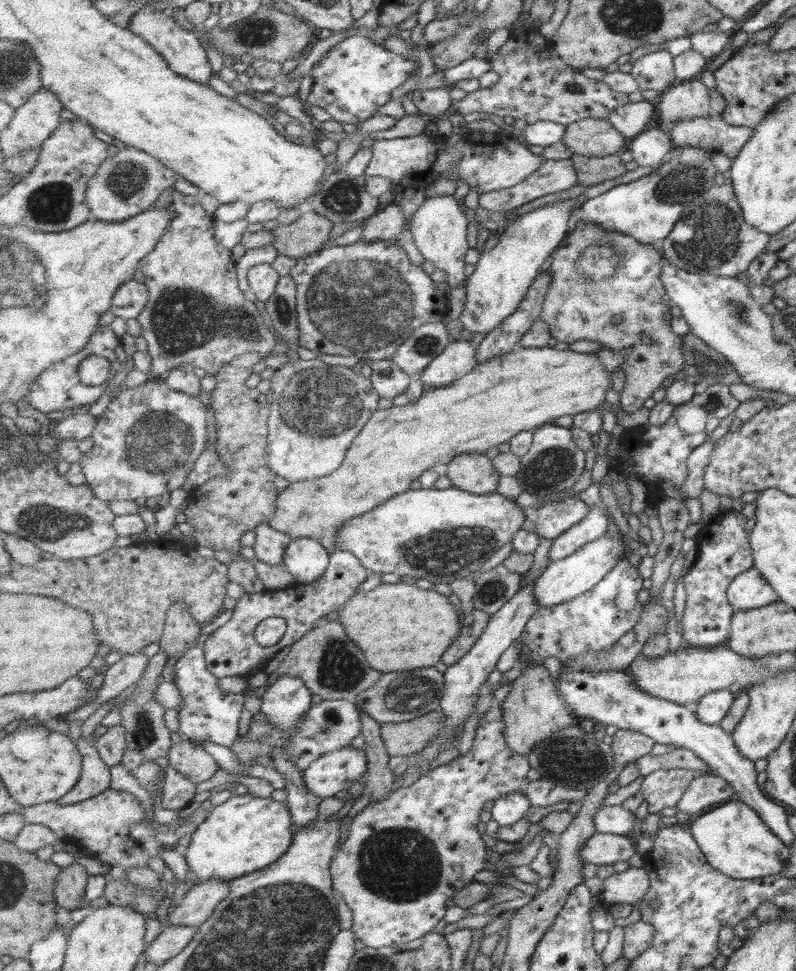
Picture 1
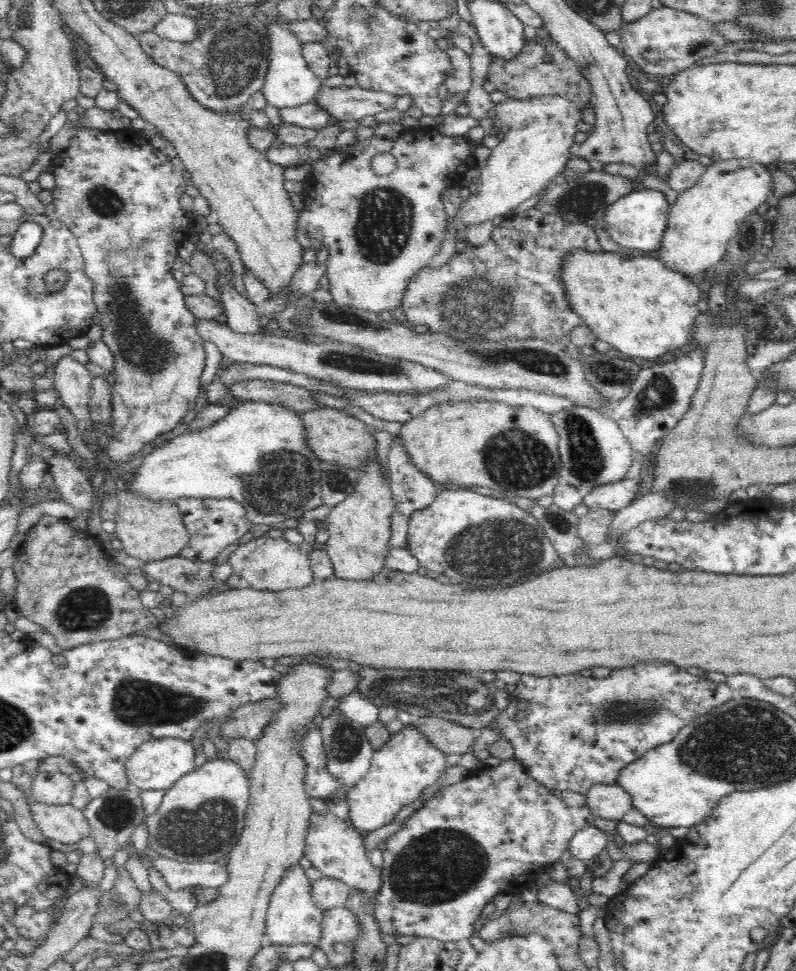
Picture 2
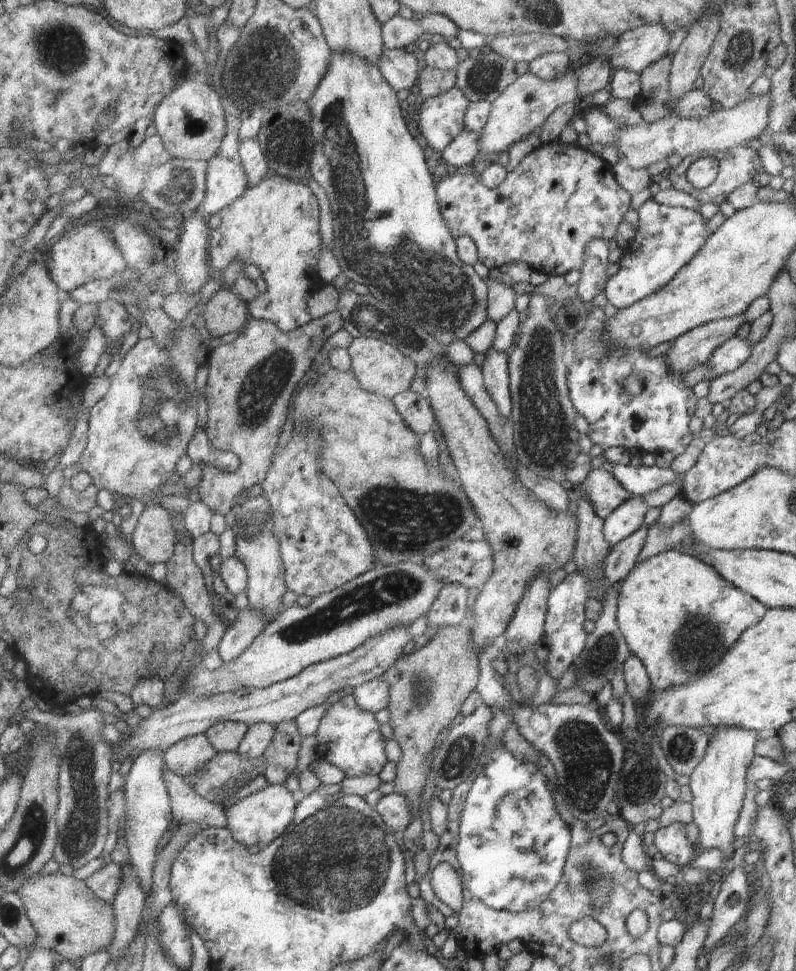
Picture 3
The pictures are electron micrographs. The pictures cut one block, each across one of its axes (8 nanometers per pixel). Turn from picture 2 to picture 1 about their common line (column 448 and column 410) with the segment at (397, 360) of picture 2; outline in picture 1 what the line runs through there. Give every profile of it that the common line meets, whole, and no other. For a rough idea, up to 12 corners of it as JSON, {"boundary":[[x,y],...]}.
{"boundary":[[393,359],[372,361],[372,385],[386,399],[414,380]]}

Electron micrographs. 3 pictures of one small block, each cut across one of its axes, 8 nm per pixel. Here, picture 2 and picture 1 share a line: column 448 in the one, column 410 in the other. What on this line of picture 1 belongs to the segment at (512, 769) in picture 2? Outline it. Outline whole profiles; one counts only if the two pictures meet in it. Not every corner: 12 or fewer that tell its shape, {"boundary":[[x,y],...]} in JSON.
{"boundary":[[493,704],[466,755],[352,820],[334,888],[365,946],[437,930],[490,849],[485,802],[527,774]]}

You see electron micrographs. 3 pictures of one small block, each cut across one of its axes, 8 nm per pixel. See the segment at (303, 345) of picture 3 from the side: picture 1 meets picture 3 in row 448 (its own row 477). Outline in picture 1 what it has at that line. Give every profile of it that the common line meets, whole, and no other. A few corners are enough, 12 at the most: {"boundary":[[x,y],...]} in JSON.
{"boundary":[[255,352],[213,373],[216,449],[231,476],[187,508],[197,545],[237,552],[227,578],[267,588],[241,538],[276,513],[271,402]]}

